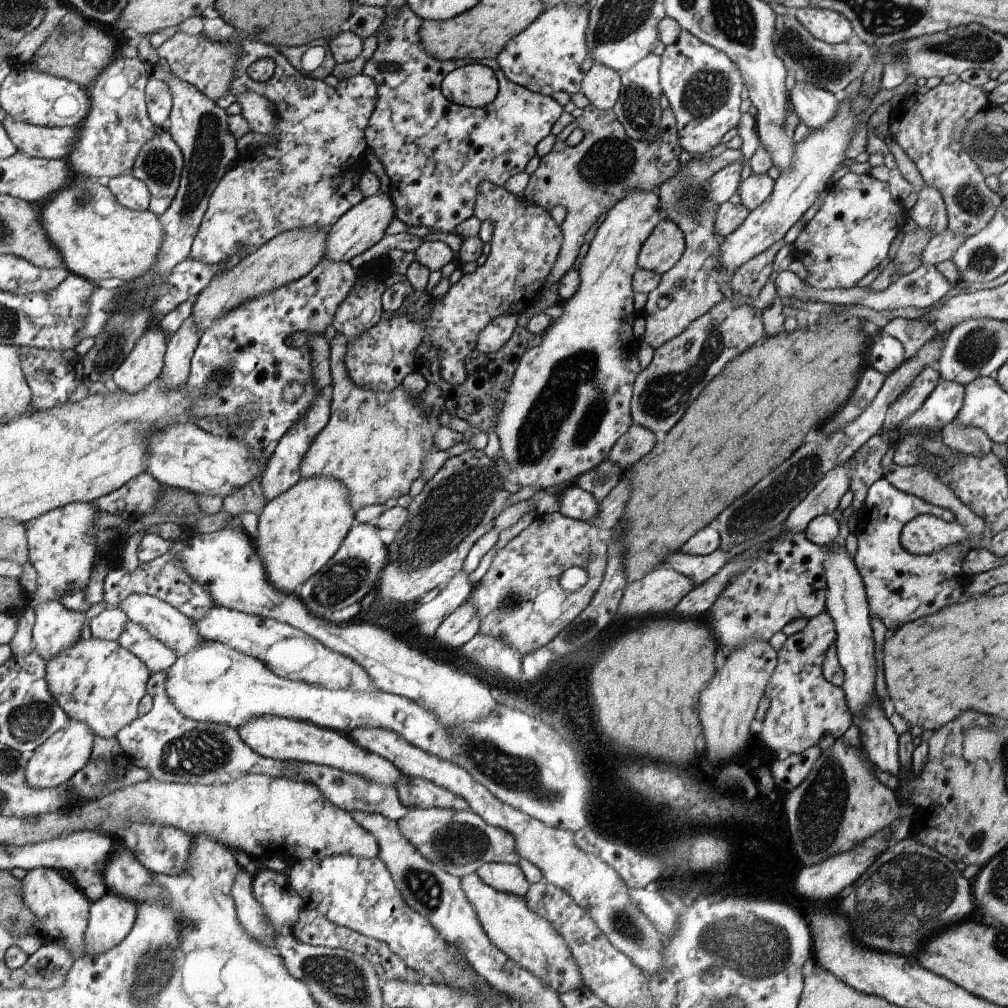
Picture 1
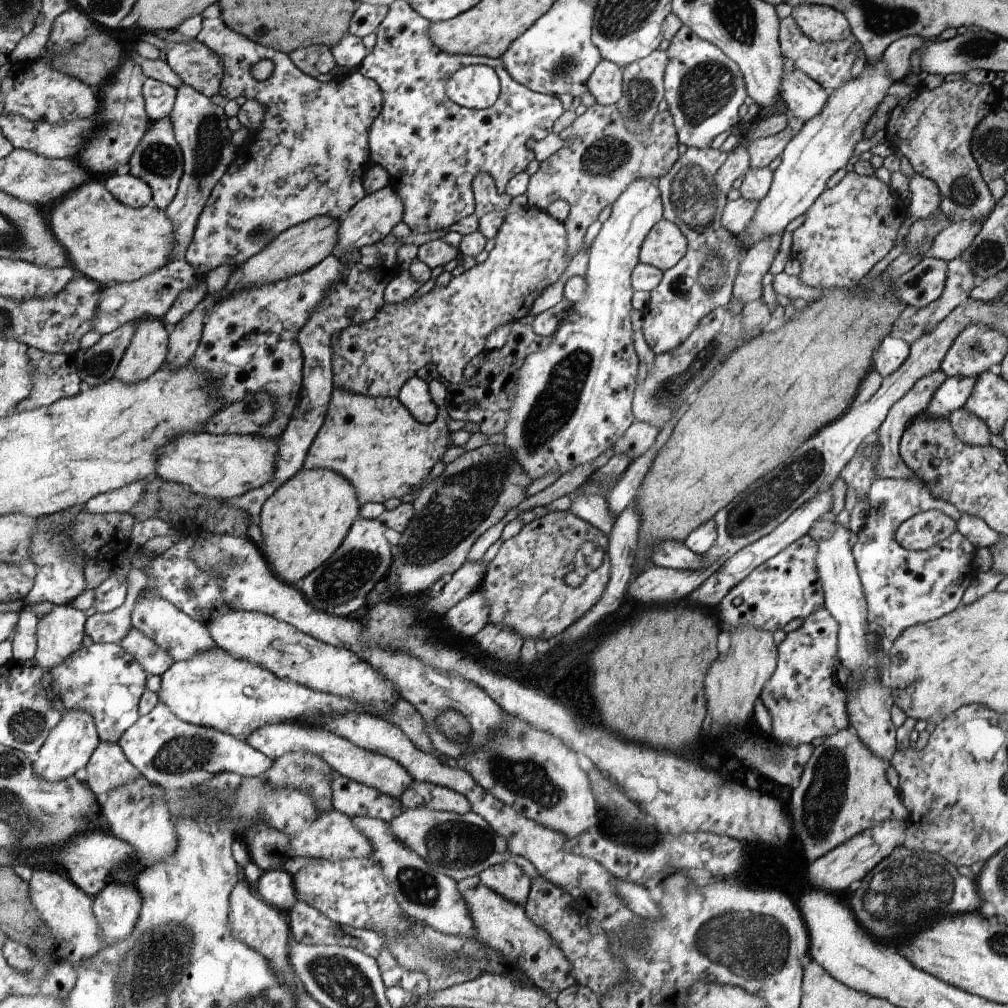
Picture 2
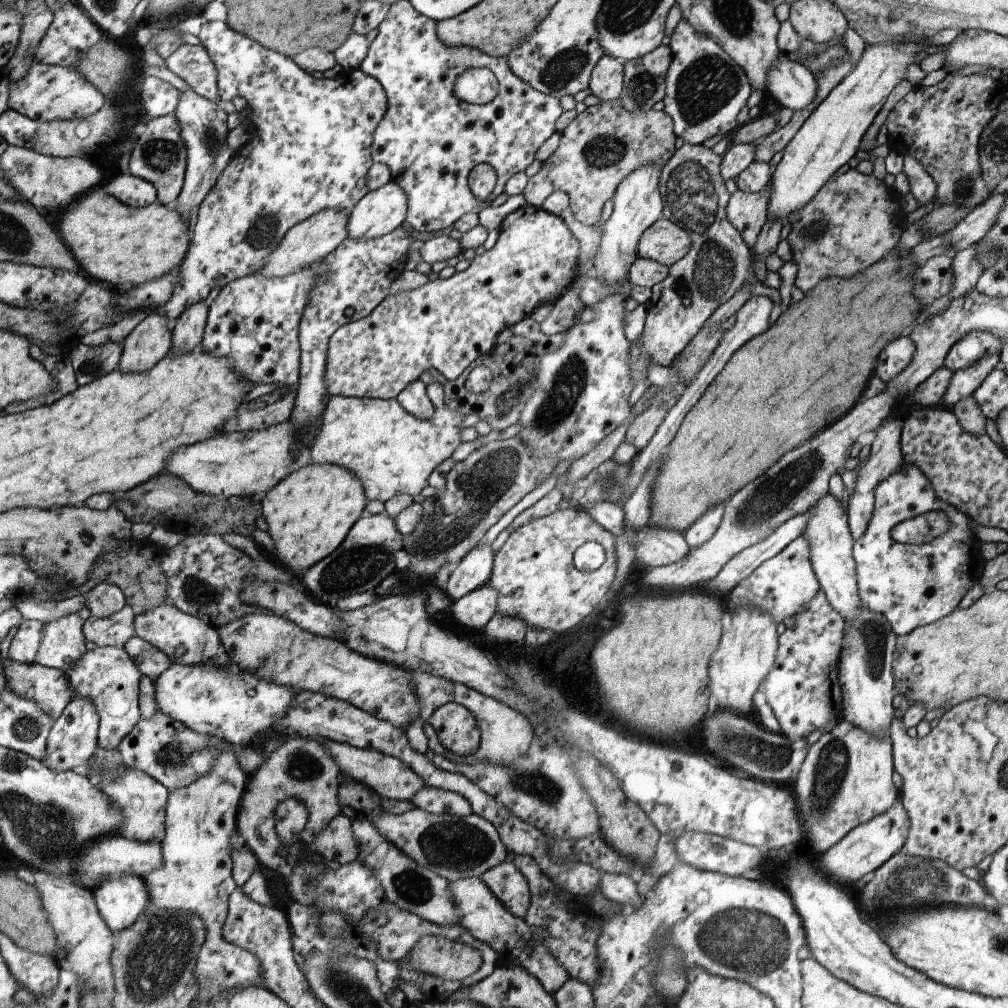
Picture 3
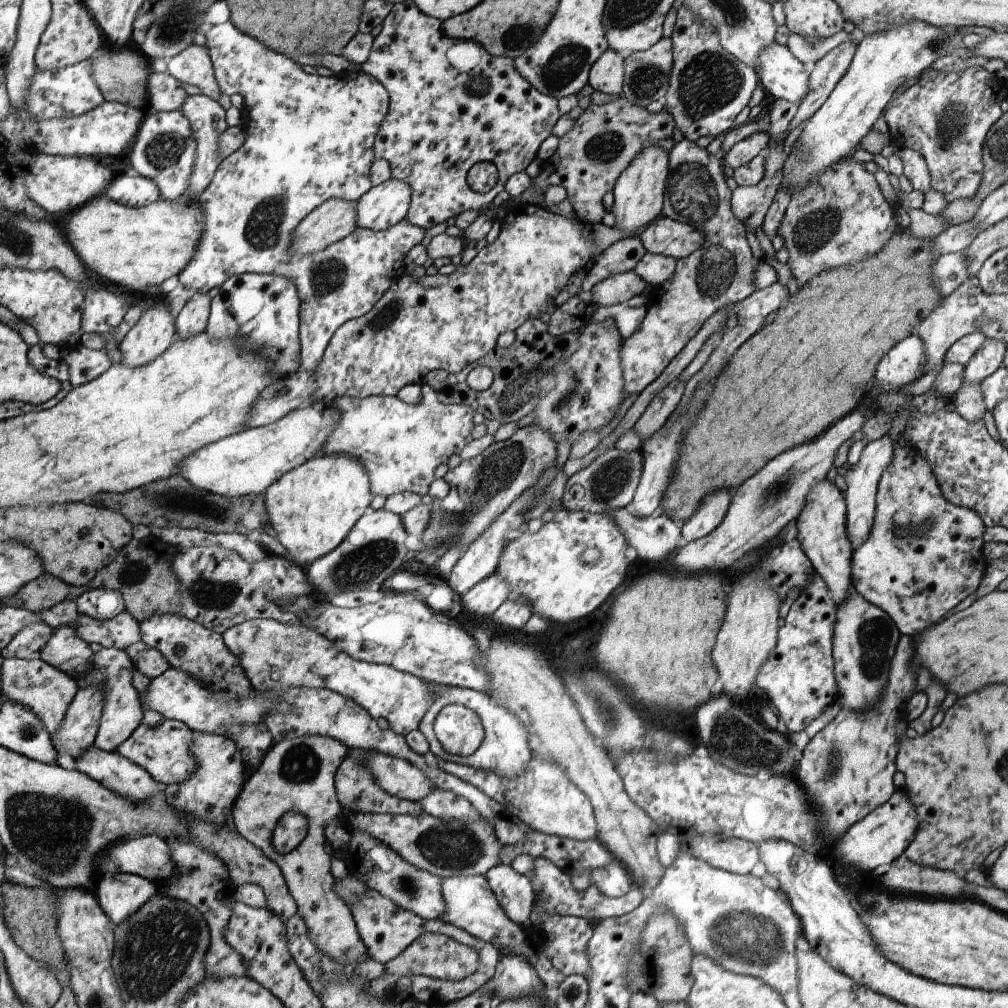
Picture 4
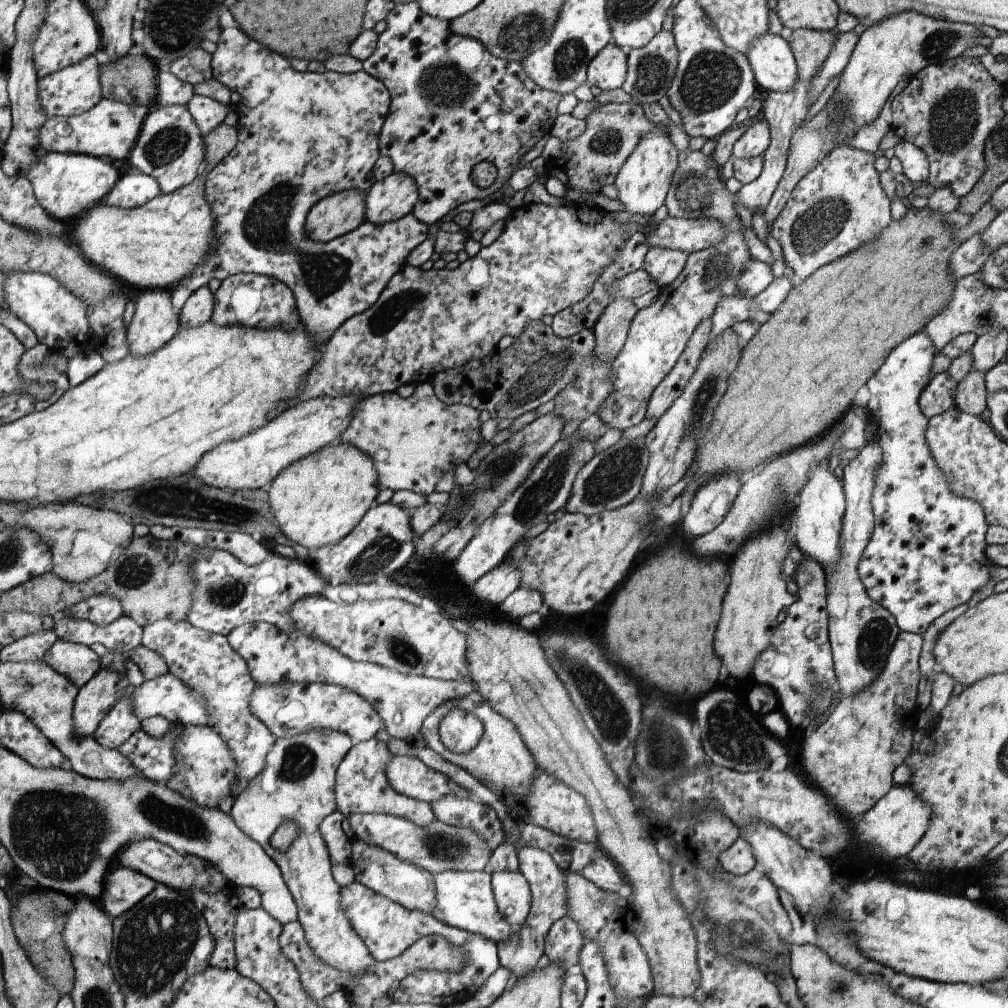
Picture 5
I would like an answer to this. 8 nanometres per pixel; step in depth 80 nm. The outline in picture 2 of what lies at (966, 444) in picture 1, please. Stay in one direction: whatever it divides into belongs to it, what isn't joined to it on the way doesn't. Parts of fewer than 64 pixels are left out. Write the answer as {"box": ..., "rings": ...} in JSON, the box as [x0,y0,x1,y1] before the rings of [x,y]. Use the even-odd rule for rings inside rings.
{"box":[948,408,991,446],"rings":[[[960,408],[952,412],[948,419],[952,426],[952,434],[970,446],[990,446],[991,432],[982,418],[976,417],[976,414],[970,414],[968,410]]]}

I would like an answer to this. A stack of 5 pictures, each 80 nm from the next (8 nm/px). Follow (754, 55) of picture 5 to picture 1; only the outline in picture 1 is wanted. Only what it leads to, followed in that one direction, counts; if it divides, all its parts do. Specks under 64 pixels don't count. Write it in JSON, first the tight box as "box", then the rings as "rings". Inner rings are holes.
{"box":[789,82,840,129],"rings":[[[804,82],[793,83],[789,92],[794,112],[808,129],[822,128],[836,116],[836,108],[840,104],[839,95],[830,93],[816,86],[808,86]]]}

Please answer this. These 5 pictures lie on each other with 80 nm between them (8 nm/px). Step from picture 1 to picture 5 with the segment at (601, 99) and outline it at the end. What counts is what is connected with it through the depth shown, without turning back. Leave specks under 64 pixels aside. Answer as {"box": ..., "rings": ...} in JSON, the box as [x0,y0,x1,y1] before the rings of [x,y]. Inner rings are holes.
{"box":[586,40,627,90],"rings":[[[610,40],[588,65],[586,83],[589,87],[616,90],[623,85],[626,75],[627,51]]]}

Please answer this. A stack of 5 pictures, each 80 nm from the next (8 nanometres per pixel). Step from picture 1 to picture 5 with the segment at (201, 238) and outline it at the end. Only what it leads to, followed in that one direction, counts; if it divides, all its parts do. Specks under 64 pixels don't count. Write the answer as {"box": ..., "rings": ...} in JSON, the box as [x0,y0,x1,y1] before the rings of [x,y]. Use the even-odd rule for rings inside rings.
{"box":[180,27,429,348],"rings":[[[231,27],[222,28],[220,30],[218,29],[216,44],[217,48],[212,54],[213,58],[211,61],[216,80],[230,86],[234,78],[230,78],[230,72],[228,72],[228,70],[258,70],[258,72],[254,72],[254,74],[258,74],[260,90],[270,90],[270,92],[268,92],[268,96],[266,96],[266,100],[264,100],[261,99],[260,96],[250,98],[250,94],[244,93],[243,88],[235,88],[242,96],[239,103],[235,106],[236,112],[239,114],[238,124],[235,127],[238,132],[238,141],[229,154],[224,156],[214,169],[209,172],[205,186],[206,198],[211,203],[213,217],[216,218],[217,252],[213,253],[188,277],[184,277],[183,280],[180,281],[180,284],[188,286],[190,292],[193,293],[196,289],[208,285],[208,282],[210,282],[212,278],[218,278],[218,280],[223,281],[232,275],[240,273],[256,273],[280,279],[282,282],[287,283],[295,293],[295,301],[298,303],[300,322],[305,324],[305,327],[311,336],[311,343],[314,343],[318,348],[322,348],[322,346],[328,342],[332,334],[338,332],[339,326],[342,326],[344,322],[350,317],[354,317],[355,314],[363,313],[367,308],[370,308],[370,306],[374,305],[375,302],[379,300],[380,296],[382,296],[383,290],[387,288],[388,281],[395,276],[394,272],[398,272],[398,270],[402,268],[402,262],[406,263],[408,254],[416,248],[416,244],[424,242],[429,235],[429,226],[425,222],[419,221],[412,213],[408,213],[406,216],[403,216],[398,220],[382,223],[381,226],[366,221],[360,225],[358,229],[354,229],[352,232],[343,234],[342,236],[329,240],[328,242],[315,241],[314,239],[311,239],[308,234],[308,214],[310,214],[311,208],[321,198],[342,192],[343,190],[351,189],[352,187],[358,190],[369,191],[376,182],[380,182],[380,179],[375,177],[374,168],[381,156],[379,149],[379,136],[385,118],[389,113],[389,106],[391,103],[389,90],[384,86],[384,83],[380,79],[368,74],[364,69],[350,74],[338,74],[337,72],[328,70],[322,73],[295,71],[292,69],[291,60],[278,54],[276,51],[270,50],[266,45],[259,43],[256,39],[252,39],[250,36],[245,35],[239,28]]]}

